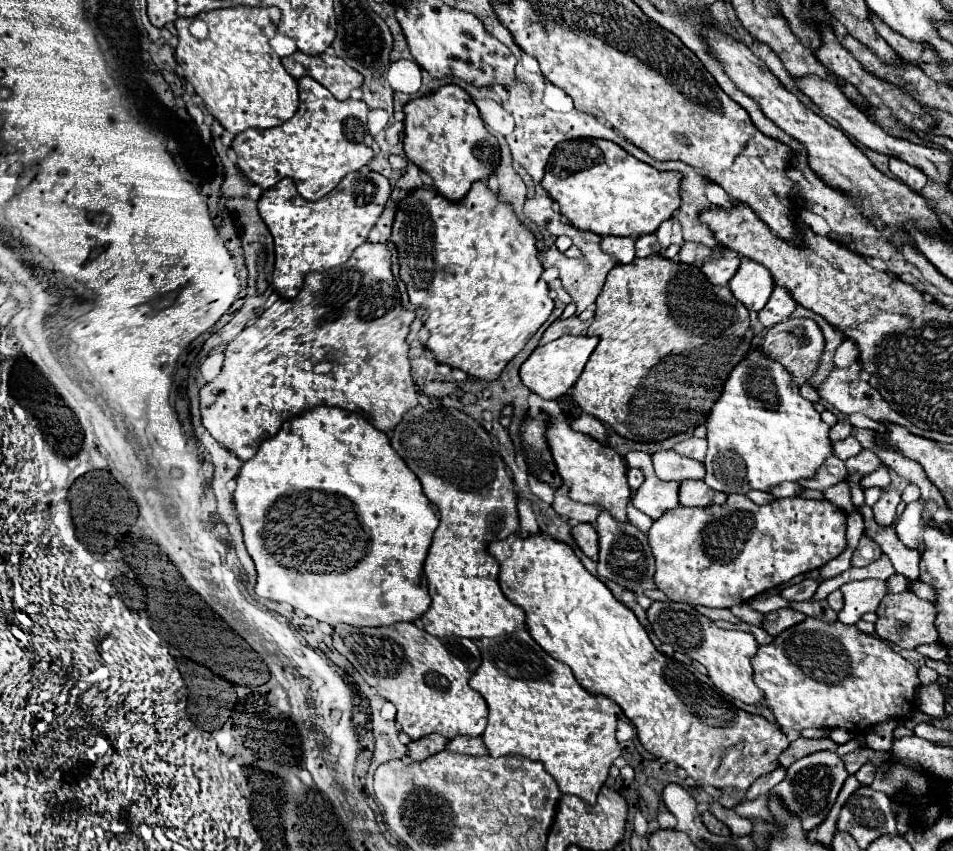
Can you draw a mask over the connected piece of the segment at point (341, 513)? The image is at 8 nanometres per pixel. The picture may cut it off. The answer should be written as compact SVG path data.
M318 405L314 409L308 409L292 419L288 419L282 429L262 441L258 453L246 461L236 477L236 491L234 491L234 505L240 513L240 525L244 531L244 543L250 553L250 557L256 563L258 581L256 581L256 595L262 599L272 599L278 603L288 603L294 609L306 613L308 617L314 617L318 621L324 621L332 627L346 623L352 627L382 627L382 625L394 625L402 621L416 621L420 619L426 609L430 607L430 595L428 595L428 583L424 581L424 559L428 553L428 547L432 543L432 533L440 523L440 517L436 515L430 499L424 495L418 477L408 469L408 465L402 461L402 457L396 455L396 451L390 447L388 437L374 429L364 417L358 413L348 413L338 407L326 407Z

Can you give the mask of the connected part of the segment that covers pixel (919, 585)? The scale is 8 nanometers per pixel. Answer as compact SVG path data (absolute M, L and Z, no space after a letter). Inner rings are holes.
M914 581L912 583L912 591L918 595L918 597L922 597L922 599L928 599L930 603L936 603L936 589L932 589L930 585L926 585L926 583L922 583L922 581Z

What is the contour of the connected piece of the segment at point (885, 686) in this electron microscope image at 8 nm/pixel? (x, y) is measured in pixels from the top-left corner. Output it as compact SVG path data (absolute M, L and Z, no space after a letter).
M808 617L804 623L798 623L798 625L790 627L790 629L786 629L770 645L760 645L758 651L756 651L756 655L754 655L754 659L752 659L752 667L754 667L754 683L766 693L766 703L772 709L778 725L780 727L792 727L796 731L802 731L806 727L816 727L816 729L844 727L844 729L848 729L854 735L862 735L870 727L878 725L882 721L888 721L888 719L904 719L908 713L912 713L914 711L914 695L916 695L916 689L920 685L916 667L910 661L906 661L898 651L894 651L886 641L882 641L882 639L878 639L874 635L866 635L866 633L858 631L854 625L844 625L840 621L836 621L836 623L824 623L824 621L812 619L812 617Z

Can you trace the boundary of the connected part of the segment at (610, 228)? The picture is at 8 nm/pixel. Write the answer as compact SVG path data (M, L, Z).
M574 139L554 147L542 187L576 229L592 231L600 237L640 237L654 233L680 207L680 181L682 173L658 171L634 159L612 141Z

